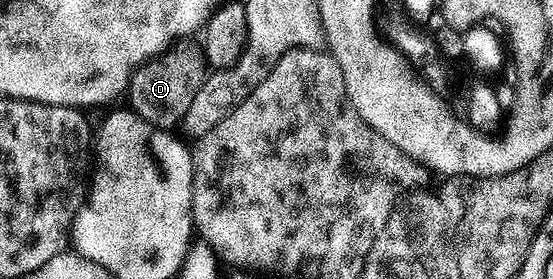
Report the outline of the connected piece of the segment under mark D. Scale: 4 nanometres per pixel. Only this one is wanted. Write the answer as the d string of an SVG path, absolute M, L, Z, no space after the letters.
M173 44L159 57L145 61L128 80L126 101L132 112L159 129L175 130L175 125L177 128L183 122L186 111L190 111L190 103L194 103L194 95L204 84L206 62L203 52L199 48L187 49L184 45L187 44Z

